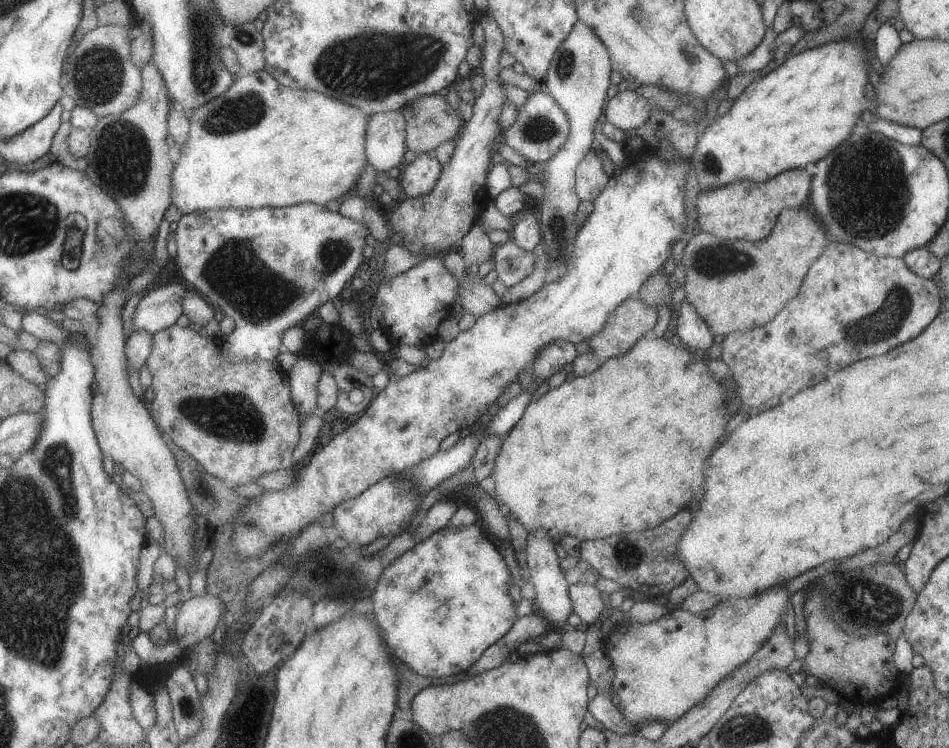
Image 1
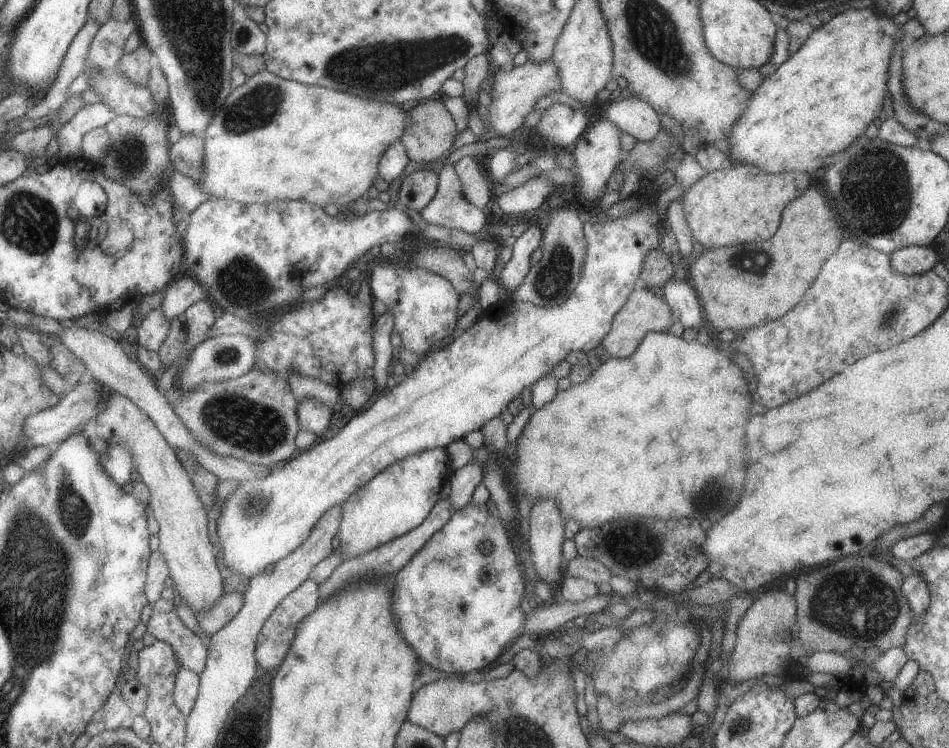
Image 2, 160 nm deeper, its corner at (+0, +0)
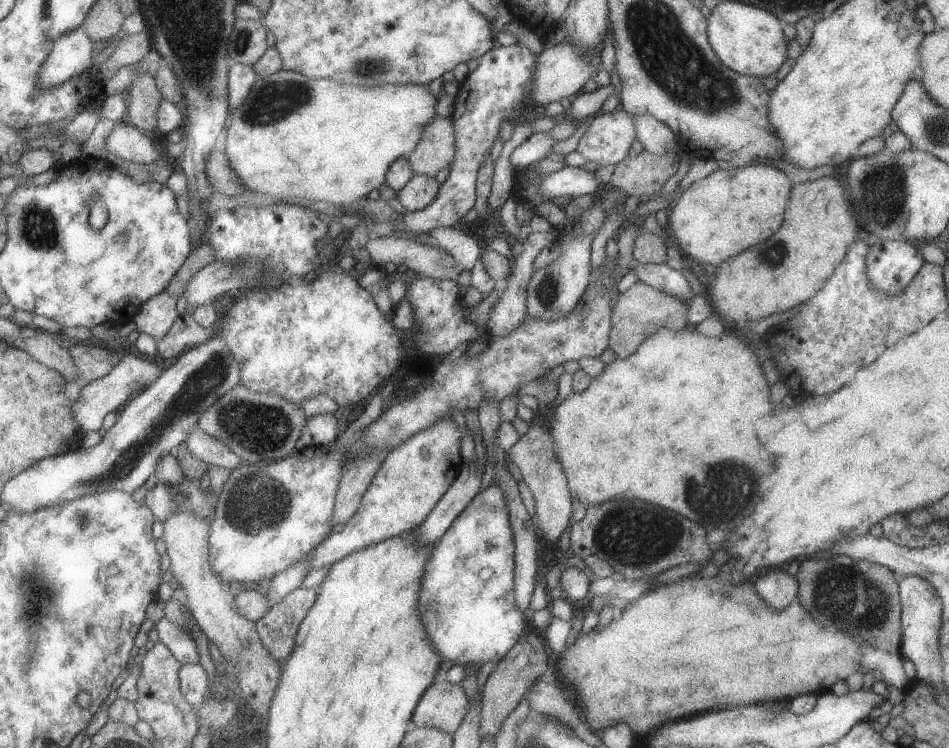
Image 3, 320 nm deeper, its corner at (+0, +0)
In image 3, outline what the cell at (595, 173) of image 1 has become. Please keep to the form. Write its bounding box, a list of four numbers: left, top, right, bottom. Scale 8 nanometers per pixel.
[575,109,636,167]

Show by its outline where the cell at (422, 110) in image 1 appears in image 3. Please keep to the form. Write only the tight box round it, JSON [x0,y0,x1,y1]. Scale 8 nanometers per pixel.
[406,115,455,178]

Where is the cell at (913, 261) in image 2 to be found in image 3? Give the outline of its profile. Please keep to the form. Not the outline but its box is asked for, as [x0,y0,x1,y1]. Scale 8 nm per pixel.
[867,241,923,294]

